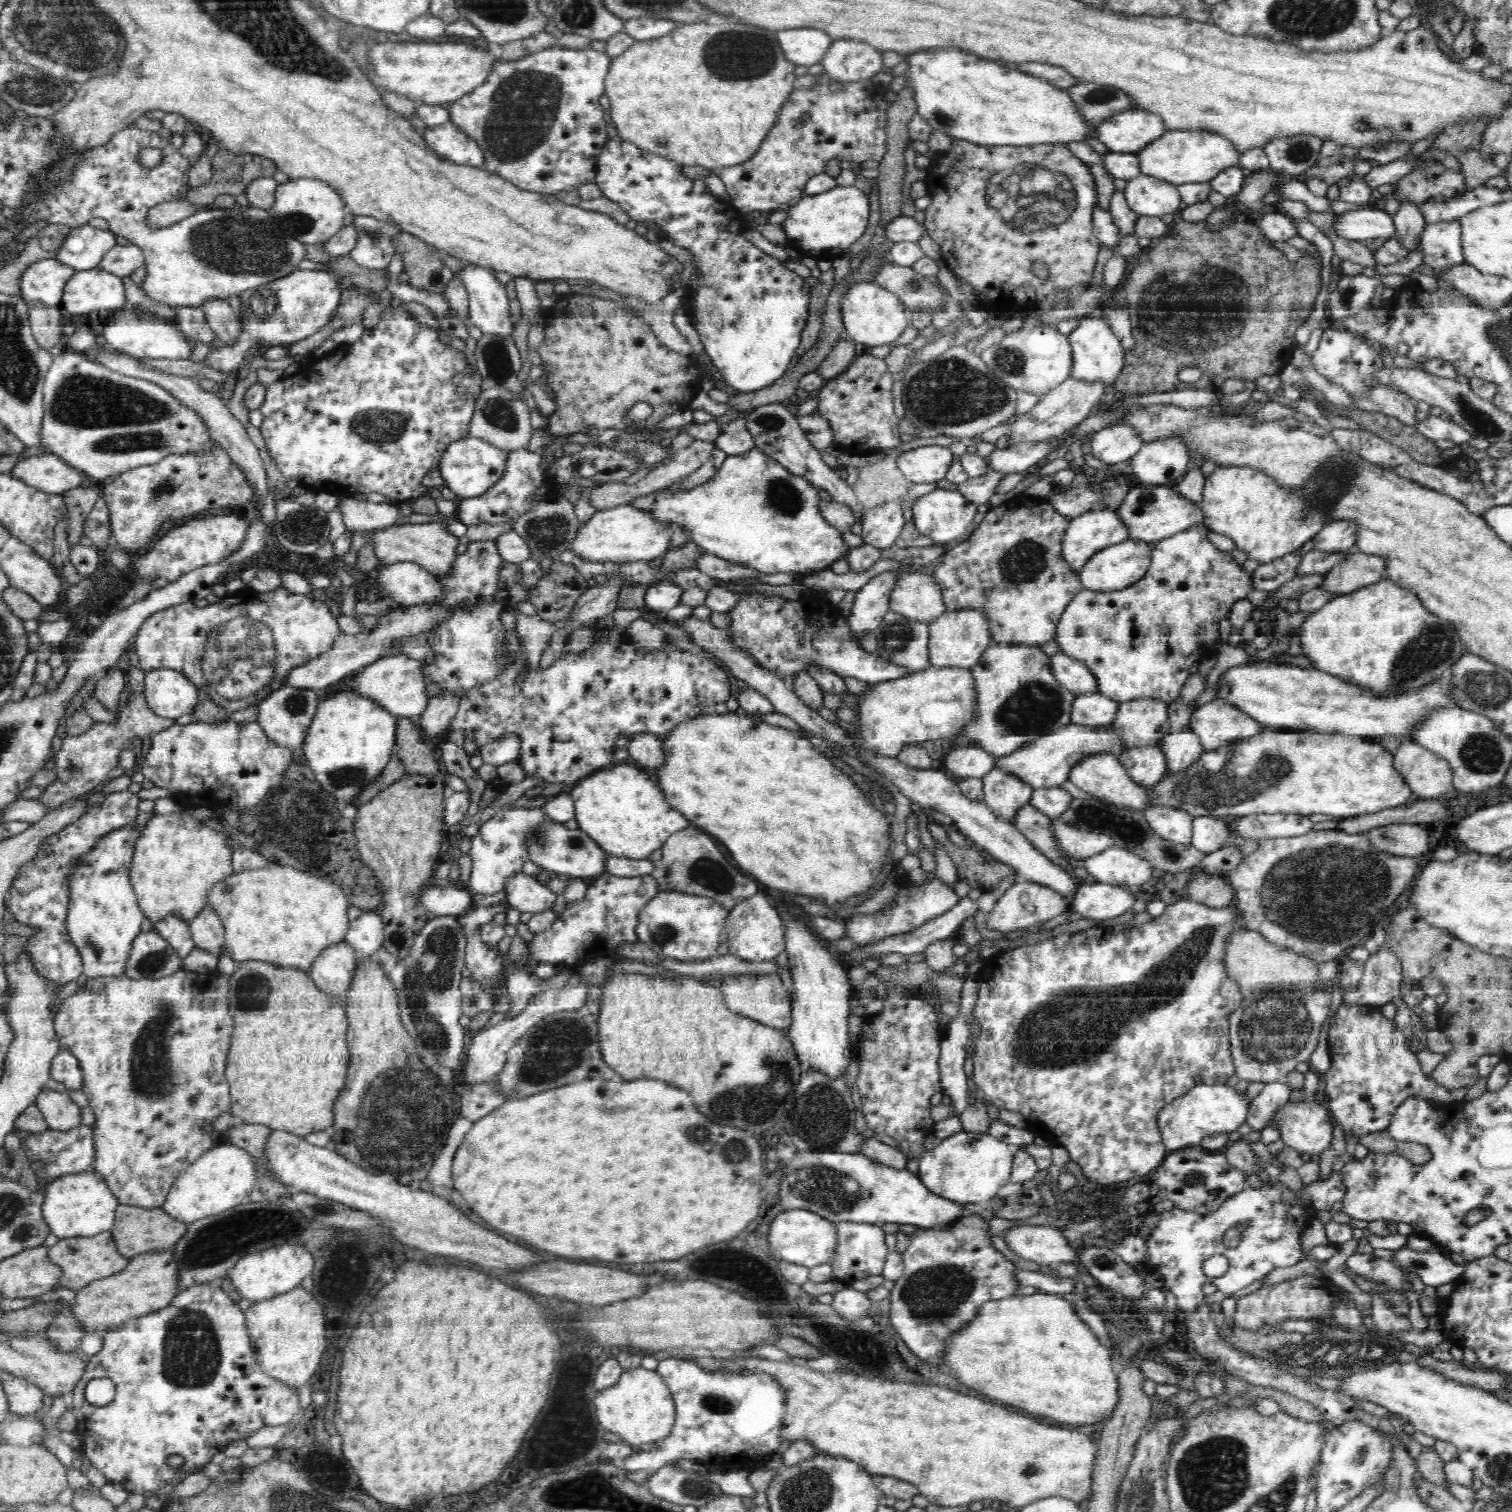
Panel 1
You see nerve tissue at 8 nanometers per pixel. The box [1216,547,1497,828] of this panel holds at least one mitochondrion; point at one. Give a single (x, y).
(1430, 648)

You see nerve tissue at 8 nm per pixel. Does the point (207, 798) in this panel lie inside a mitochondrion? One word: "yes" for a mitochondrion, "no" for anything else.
no

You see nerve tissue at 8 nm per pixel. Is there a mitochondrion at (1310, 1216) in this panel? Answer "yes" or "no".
no

